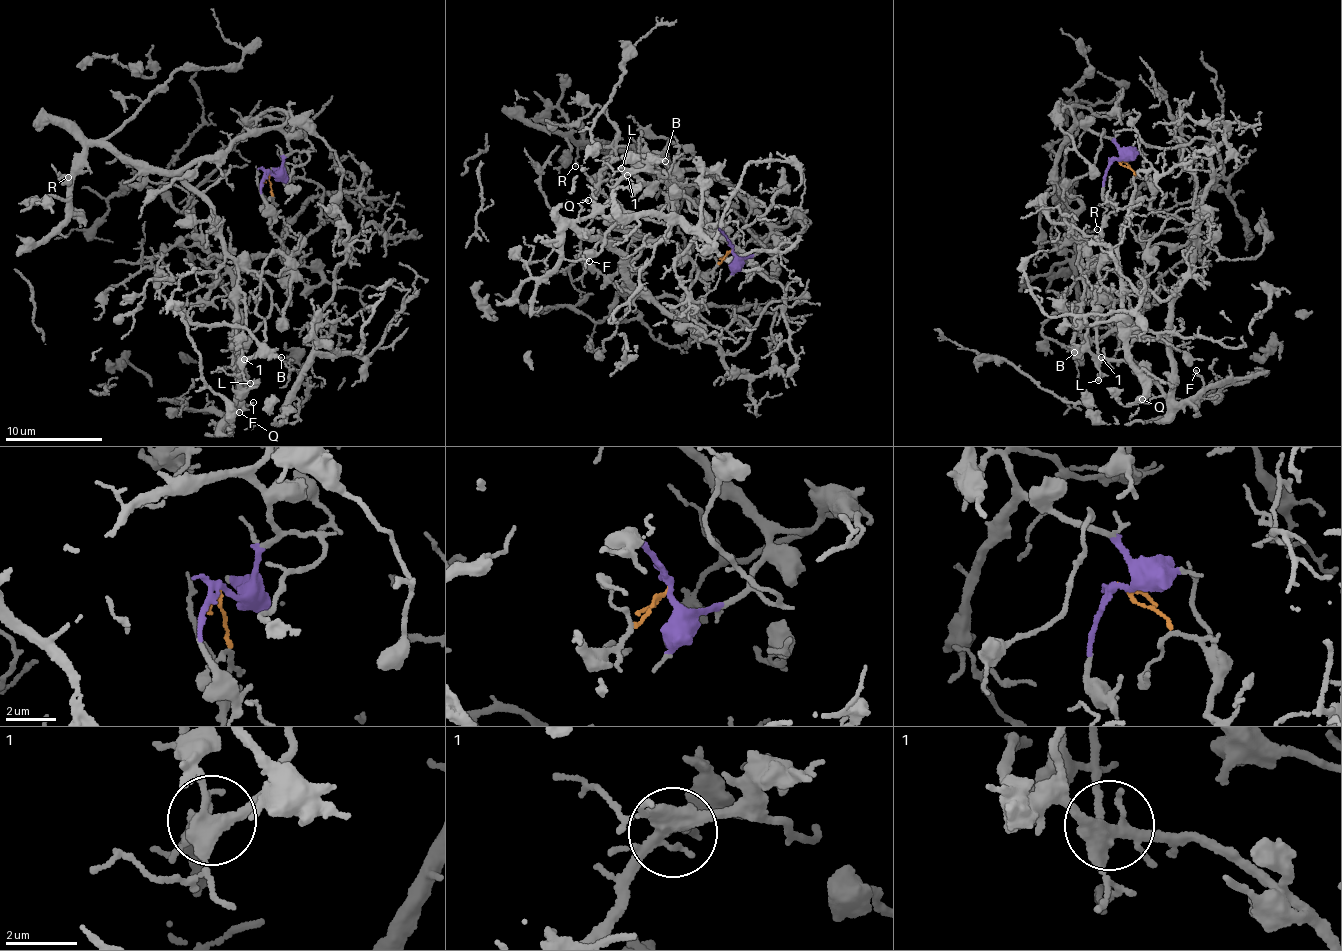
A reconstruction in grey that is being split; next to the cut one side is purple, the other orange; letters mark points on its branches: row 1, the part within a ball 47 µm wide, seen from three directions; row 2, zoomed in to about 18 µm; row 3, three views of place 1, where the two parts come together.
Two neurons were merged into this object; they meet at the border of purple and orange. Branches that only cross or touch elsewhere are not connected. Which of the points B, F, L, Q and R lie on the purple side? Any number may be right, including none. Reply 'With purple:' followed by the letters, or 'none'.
With purple: L, R

